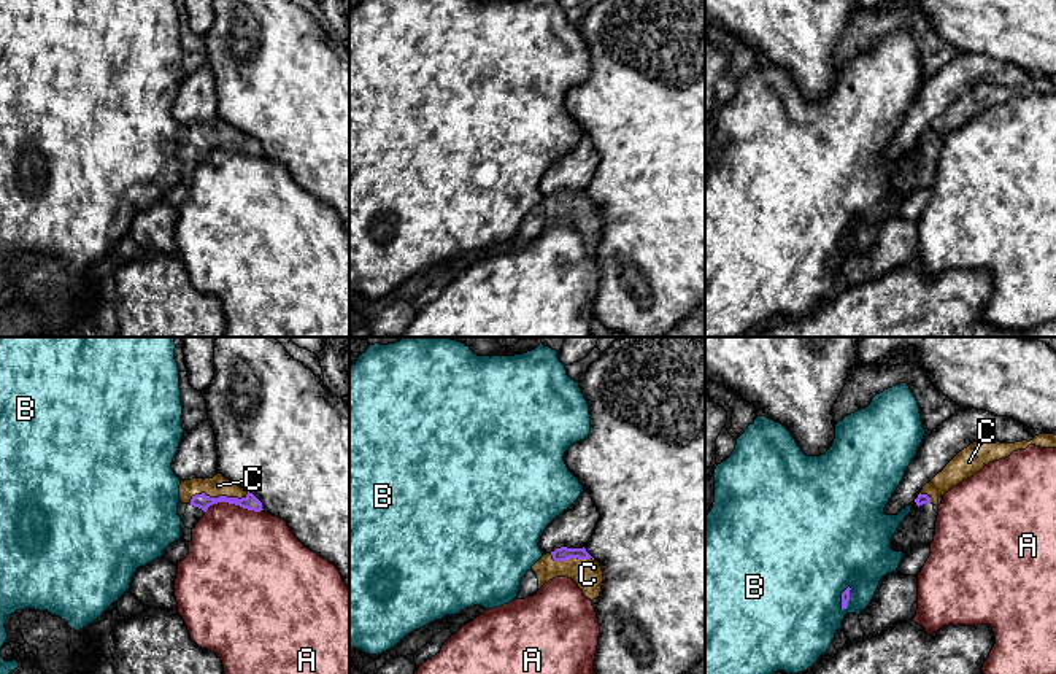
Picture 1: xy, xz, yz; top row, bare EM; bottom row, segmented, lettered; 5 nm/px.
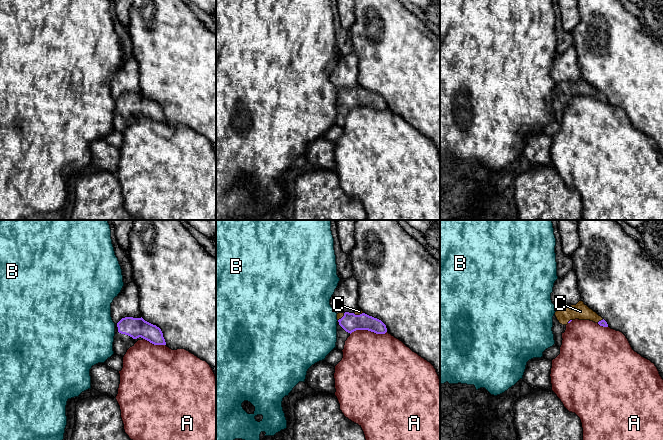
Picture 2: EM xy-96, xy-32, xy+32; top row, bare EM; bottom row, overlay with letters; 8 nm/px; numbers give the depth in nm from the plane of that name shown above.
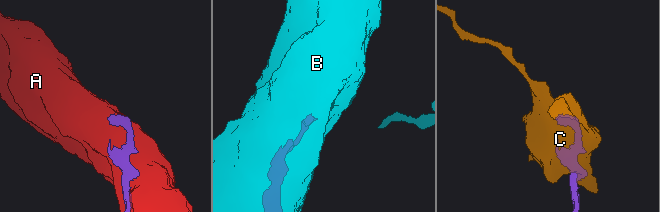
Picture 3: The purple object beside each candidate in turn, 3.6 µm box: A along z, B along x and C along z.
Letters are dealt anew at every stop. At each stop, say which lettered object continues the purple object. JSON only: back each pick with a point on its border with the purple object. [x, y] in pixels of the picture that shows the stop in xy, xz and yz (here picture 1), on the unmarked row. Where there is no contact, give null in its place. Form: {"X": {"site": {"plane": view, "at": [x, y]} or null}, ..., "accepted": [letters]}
{"C": {"site": {"plane": "xy", "at": [219, 140]}}, "accepted": ["C"]}

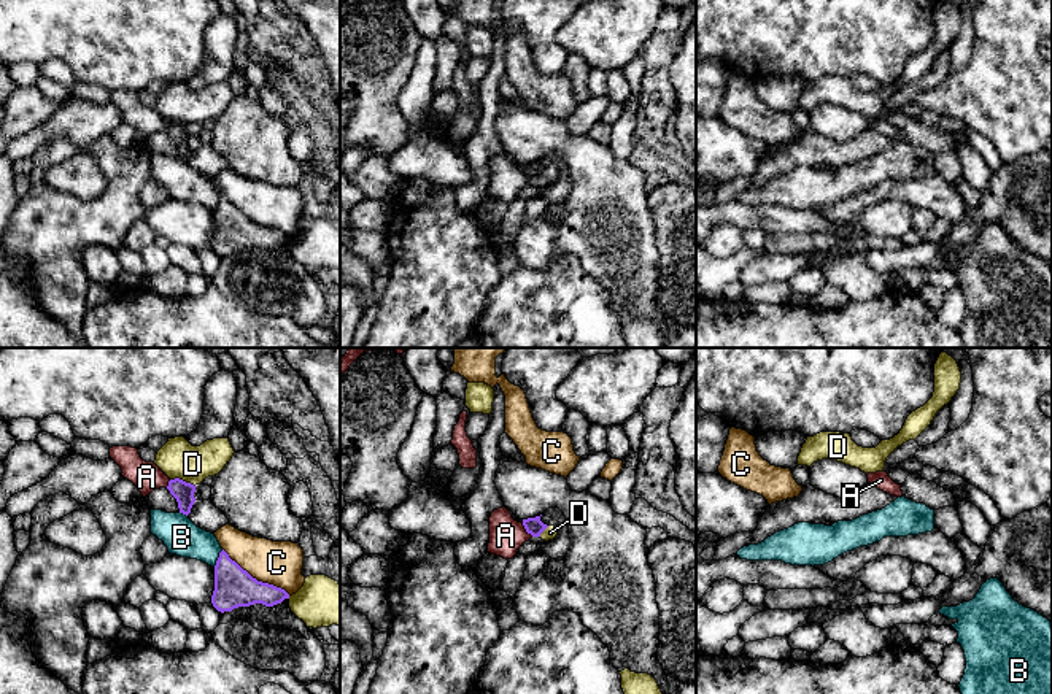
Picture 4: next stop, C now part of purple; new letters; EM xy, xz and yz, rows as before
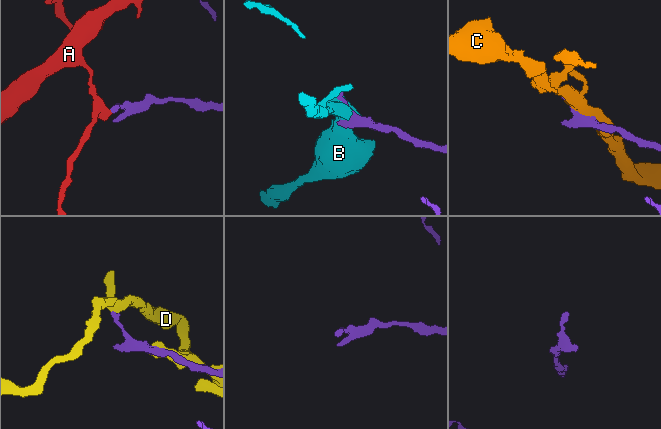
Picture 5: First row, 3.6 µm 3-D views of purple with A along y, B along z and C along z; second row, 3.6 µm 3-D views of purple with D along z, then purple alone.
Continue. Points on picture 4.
{"accepted": []}

